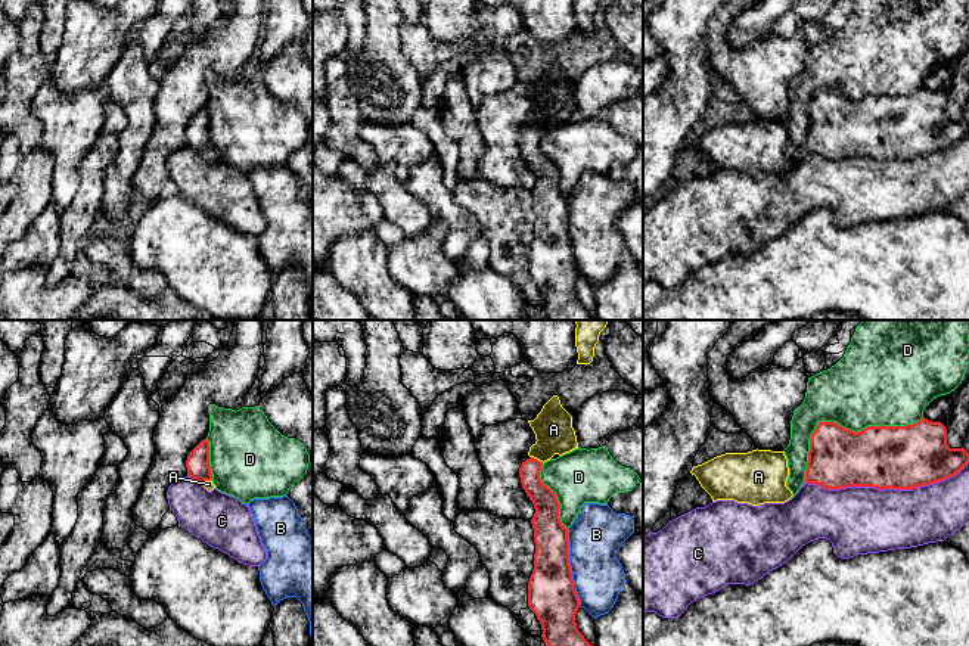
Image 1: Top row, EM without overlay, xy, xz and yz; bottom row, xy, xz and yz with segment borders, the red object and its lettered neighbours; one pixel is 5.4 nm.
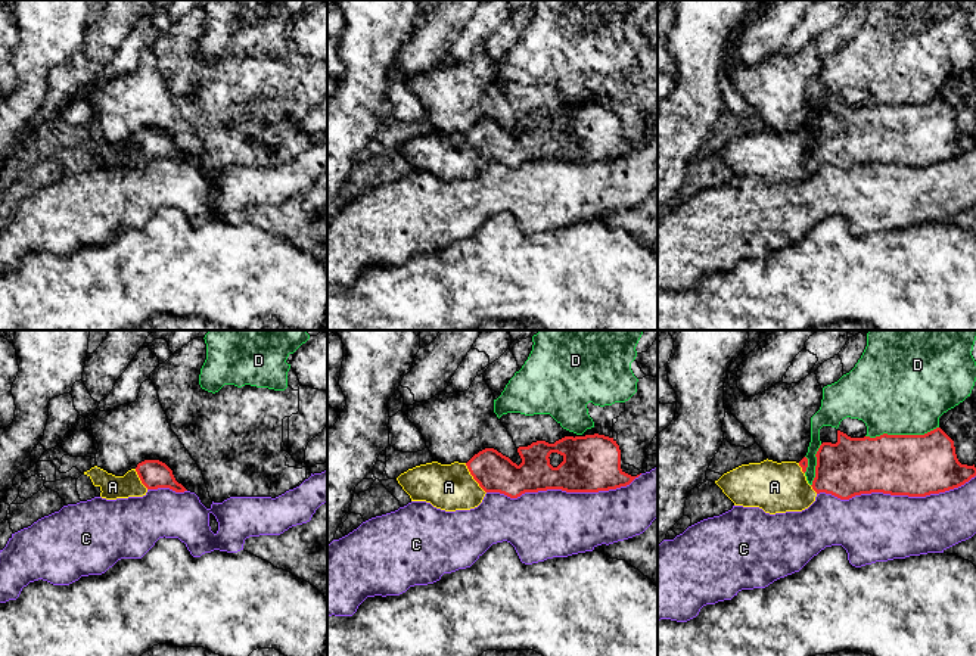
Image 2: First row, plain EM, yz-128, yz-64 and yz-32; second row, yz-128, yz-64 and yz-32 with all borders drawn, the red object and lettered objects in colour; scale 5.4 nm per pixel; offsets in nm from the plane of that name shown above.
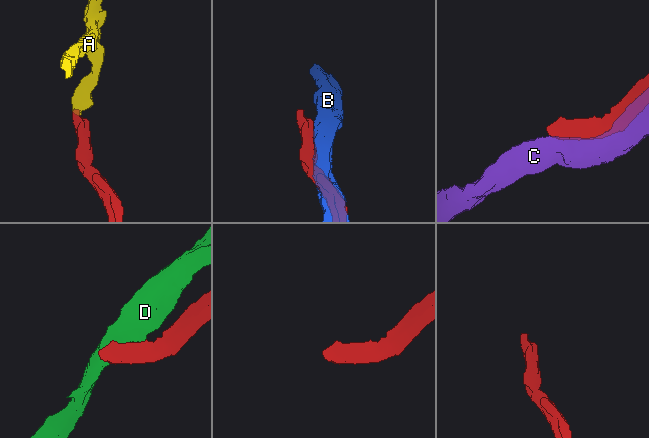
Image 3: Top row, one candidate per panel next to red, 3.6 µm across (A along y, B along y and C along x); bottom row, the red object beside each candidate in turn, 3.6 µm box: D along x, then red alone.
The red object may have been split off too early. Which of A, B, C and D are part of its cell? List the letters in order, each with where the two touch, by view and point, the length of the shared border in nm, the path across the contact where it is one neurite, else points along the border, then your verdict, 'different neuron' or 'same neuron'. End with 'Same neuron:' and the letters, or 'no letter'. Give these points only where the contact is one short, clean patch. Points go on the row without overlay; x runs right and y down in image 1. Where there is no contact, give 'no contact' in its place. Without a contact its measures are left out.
A: contact xz (536, 129); length 80 nm; way xz (544, 170), (534, 158), (536, 129), (553, 106), (553, 99); same neuron
B: contact xz (570, 236); length 440 nm; different neuron
C: contact yz (887, 157); length 900 nm; different neuron
D: contact yz (841, 96); length 750 nm; different neuron
Same neuron: A

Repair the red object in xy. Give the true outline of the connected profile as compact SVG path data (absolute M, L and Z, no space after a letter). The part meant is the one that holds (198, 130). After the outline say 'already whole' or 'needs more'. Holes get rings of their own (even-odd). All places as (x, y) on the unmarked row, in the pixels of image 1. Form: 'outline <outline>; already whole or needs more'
outline M206 108L189 122L186 137L187 146L201 152L208 161L215 158L209 137L209 111Z; needs more

